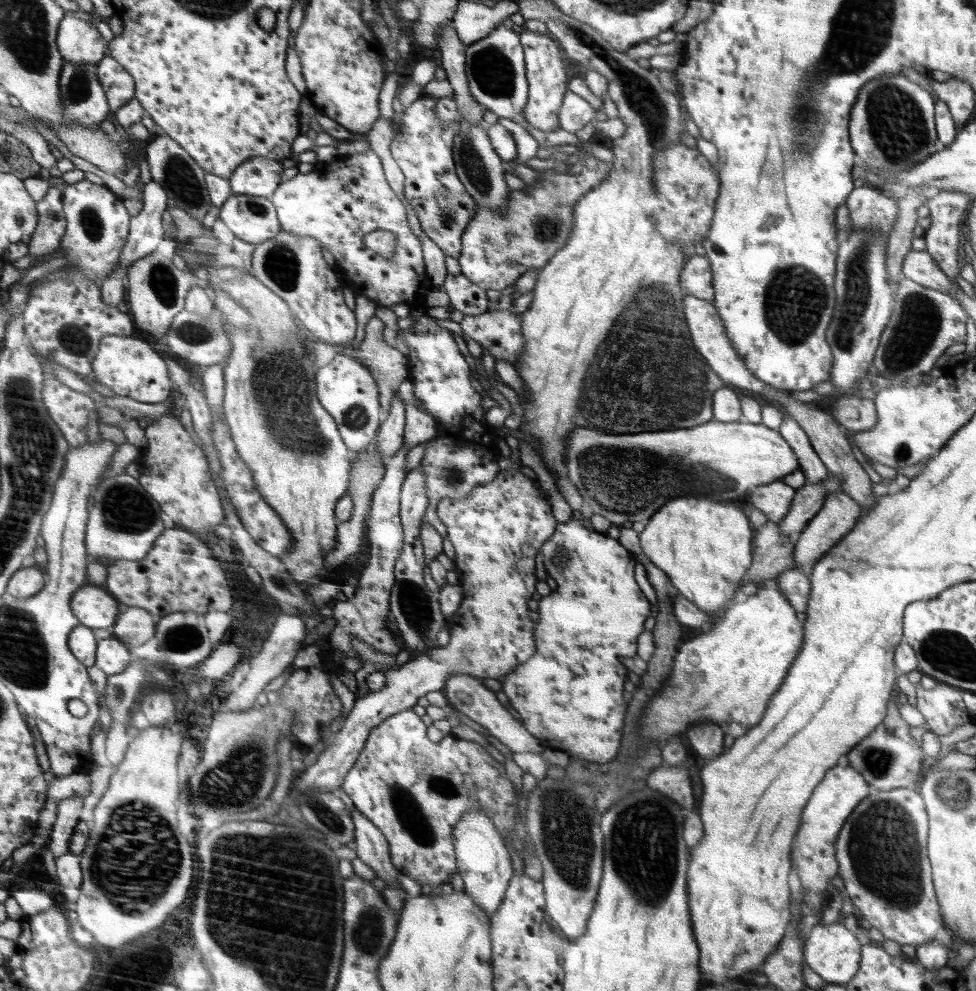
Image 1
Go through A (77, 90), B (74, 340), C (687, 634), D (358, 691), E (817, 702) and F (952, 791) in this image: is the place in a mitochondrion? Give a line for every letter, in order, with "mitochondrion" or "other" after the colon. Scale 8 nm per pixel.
A: mitochondrion
B: mitochondrion
C: other
D: other
E: other
F: mitochondrion

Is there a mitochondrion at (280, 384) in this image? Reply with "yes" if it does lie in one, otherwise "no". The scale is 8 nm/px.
yes

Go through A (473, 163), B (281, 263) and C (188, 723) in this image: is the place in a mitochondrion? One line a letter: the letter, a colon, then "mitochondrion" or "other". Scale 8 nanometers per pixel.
A: mitochondrion
B: mitochondrion
C: other

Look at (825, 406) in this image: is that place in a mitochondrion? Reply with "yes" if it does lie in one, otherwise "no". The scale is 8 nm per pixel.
no

